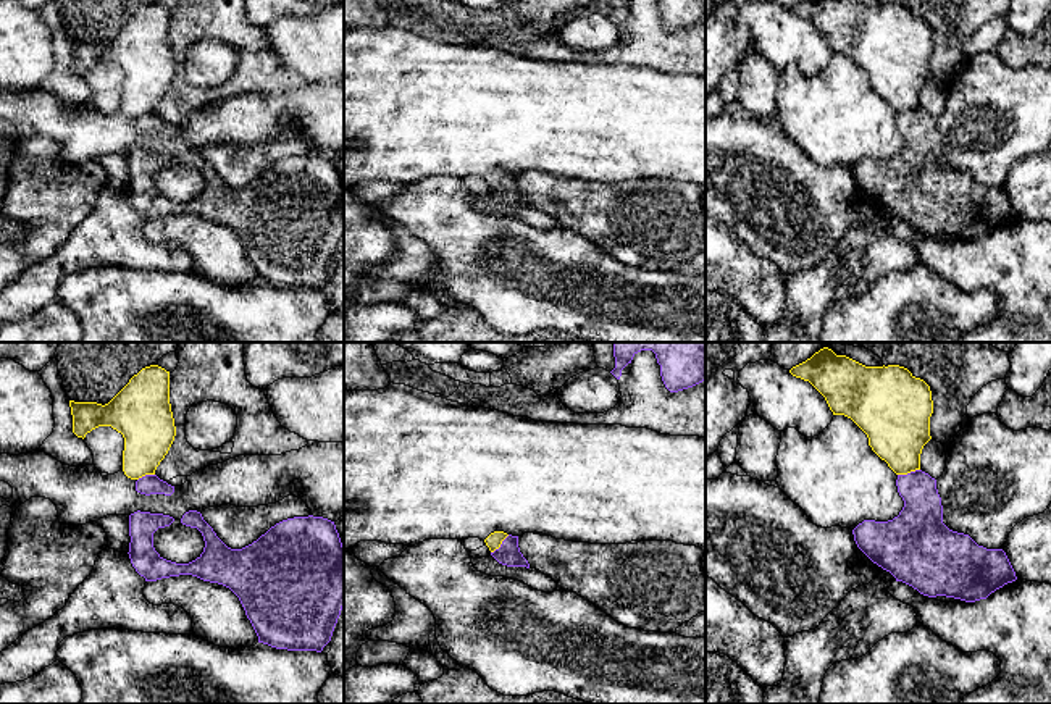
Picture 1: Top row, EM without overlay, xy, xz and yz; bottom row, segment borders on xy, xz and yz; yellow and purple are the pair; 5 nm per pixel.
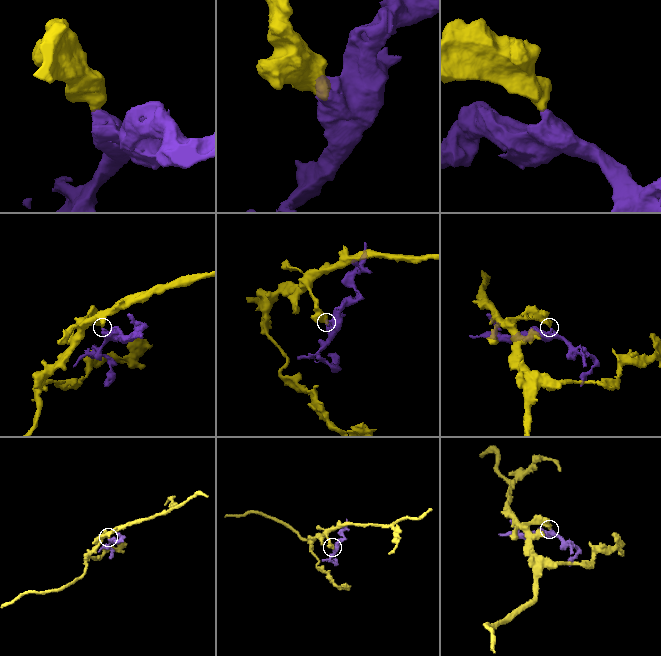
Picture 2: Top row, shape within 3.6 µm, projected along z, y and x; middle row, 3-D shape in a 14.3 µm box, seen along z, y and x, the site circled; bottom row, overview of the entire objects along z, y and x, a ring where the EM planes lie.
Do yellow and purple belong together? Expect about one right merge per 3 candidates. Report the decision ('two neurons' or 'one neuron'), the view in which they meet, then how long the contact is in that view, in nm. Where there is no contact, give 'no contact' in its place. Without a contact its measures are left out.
two neurons; meets yellow in yz; contact 120 nm long

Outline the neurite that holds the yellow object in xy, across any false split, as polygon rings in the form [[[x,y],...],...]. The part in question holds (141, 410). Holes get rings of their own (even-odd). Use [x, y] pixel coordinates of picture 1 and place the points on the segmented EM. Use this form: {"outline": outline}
{"outline": [[[158,365],[142,368],[105,405],[69,400],[69,407],[77,438],[84,439],[98,426],[111,426],[123,434],[123,471],[131,480],[155,475],[176,436],[170,371]]]}

